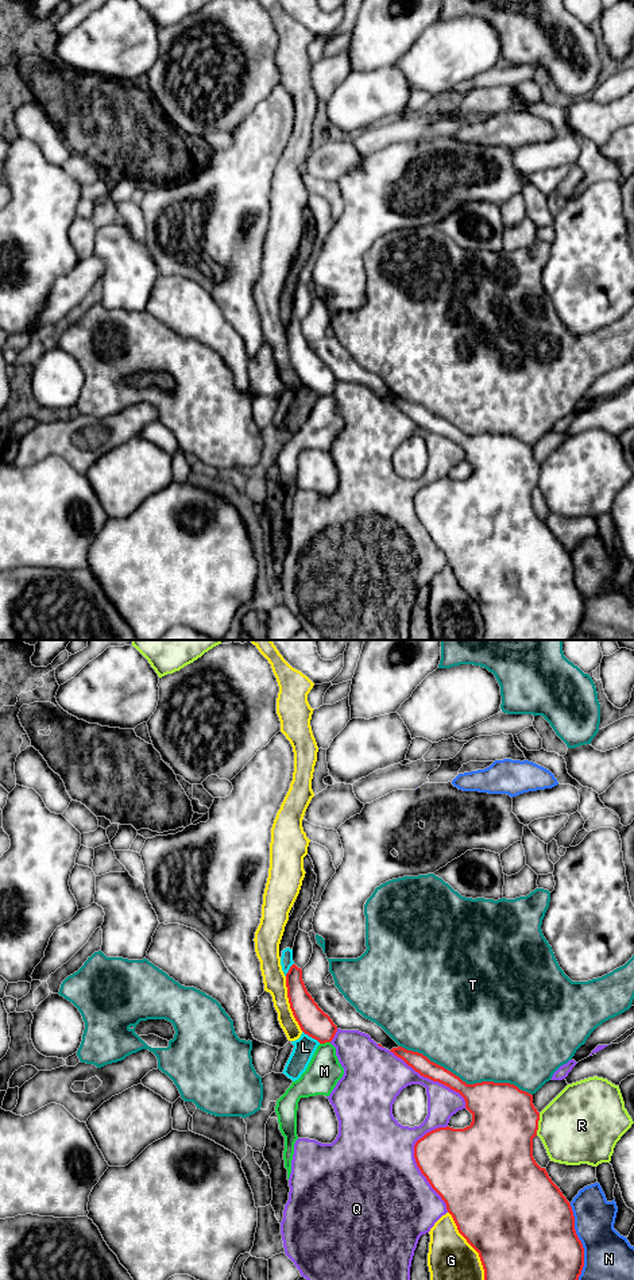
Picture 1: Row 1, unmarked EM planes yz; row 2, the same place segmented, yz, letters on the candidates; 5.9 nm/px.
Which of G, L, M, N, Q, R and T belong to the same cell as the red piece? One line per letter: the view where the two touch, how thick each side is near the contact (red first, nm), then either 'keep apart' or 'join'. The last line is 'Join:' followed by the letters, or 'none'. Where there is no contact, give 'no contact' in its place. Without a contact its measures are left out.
G: contact in yz; calibres 500 and 280 nm; keep apart
L: contact in yz; calibres 170 and 130 nm; keep apart
M: contact in yz; calibres 170 and 200 nm; keep apart
N: contact in yz; calibres 460 and 280 nm; keep apart
Q: contact in yz; calibres 420 and 500 nm; keep apart
R: contact in yz; calibres 400 and 440 nm; keep apart
T: contact in yz; calibres 320 and 460 nm; keep apart
Join: none

